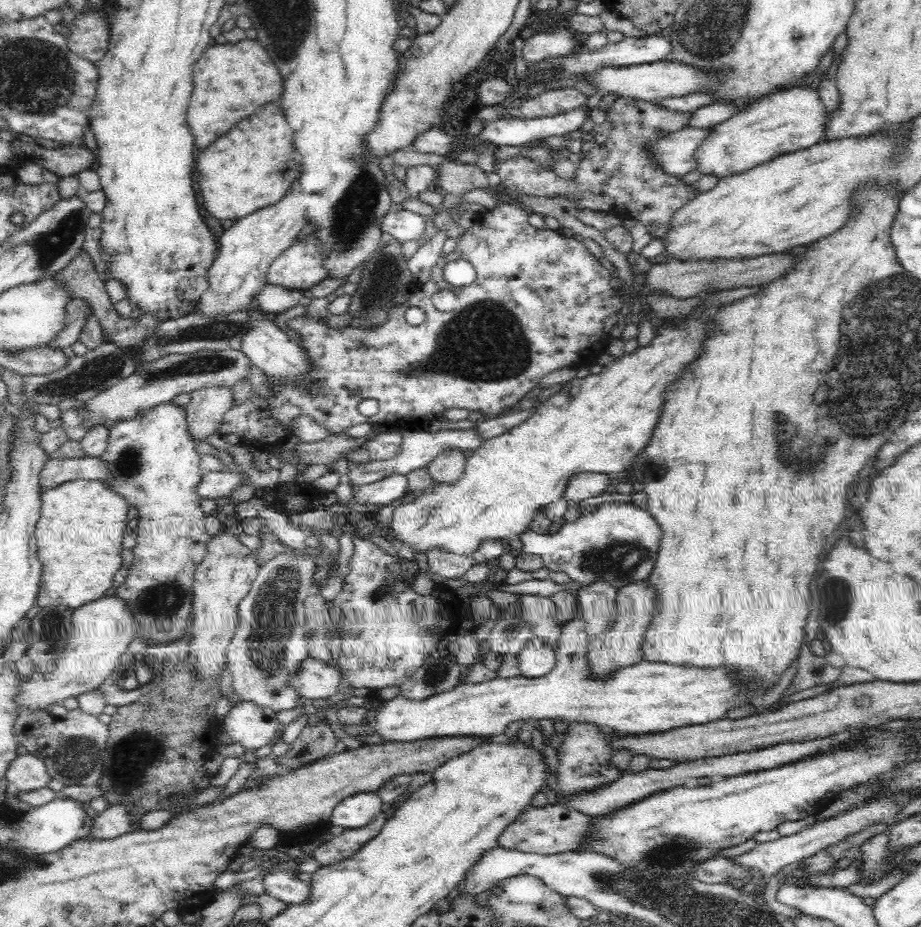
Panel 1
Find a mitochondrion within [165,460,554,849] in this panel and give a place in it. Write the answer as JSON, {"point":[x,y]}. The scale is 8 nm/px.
{"point":[274,611]}

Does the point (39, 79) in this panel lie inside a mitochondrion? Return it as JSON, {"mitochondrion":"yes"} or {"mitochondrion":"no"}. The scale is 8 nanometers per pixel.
{"mitochondrion":"yes"}

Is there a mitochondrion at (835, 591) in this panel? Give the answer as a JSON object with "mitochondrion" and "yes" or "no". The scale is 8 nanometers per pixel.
{"mitochondrion":"yes"}

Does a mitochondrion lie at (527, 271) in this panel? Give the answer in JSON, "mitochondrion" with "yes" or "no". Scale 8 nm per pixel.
{"mitochondrion":"no"}

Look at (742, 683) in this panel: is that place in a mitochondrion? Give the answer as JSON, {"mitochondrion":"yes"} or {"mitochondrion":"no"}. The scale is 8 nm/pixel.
{"mitochondrion":"no"}

